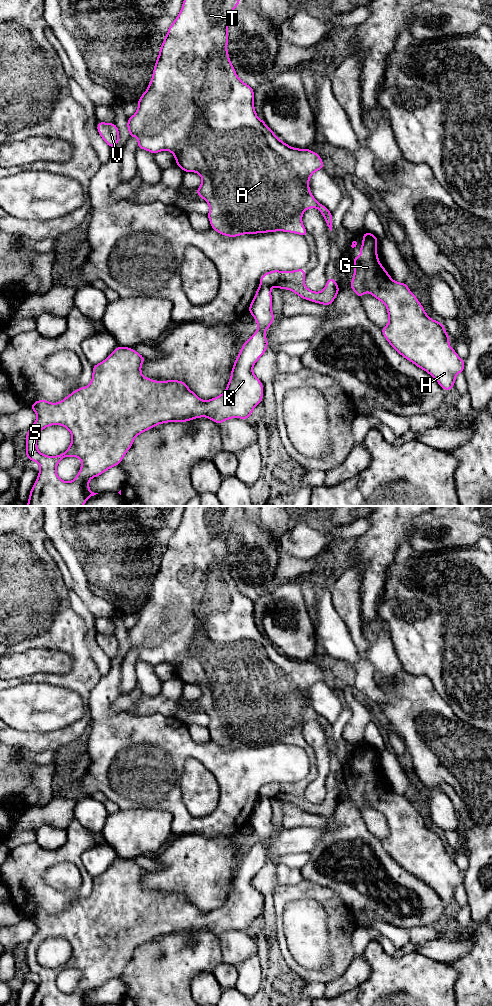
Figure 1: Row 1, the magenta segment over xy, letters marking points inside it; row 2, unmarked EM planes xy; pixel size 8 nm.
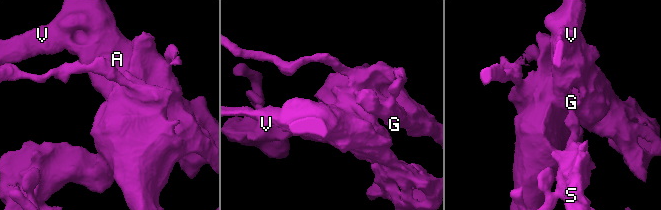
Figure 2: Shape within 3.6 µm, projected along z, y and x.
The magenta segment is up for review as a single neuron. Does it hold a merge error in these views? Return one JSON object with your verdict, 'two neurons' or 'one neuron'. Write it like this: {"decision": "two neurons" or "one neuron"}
{"decision": "two neurons"}

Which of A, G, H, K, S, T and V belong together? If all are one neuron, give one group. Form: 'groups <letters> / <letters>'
groups A T V / G H K S

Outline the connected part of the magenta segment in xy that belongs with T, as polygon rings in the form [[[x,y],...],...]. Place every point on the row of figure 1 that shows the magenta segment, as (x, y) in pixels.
[[[184,0],[182,9],[174,22],[168,29],[167,35],[161,45],[158,58],[153,69],[152,79],[147,90],[137,101],[138,108],[136,113],[128,118],[127,128],[130,137],[137,137],[137,147],[151,152],[153,155],[159,151],[168,150],[174,156],[176,164],[184,172],[196,172],[202,178],[202,183],[197,189],[197,195],[203,198],[209,205],[210,210],[208,219],[211,227],[222,235],[237,237],[243,234],[256,234],[275,231],[291,232],[307,236],[307,231],[302,223],[302,215],[309,208],[318,208],[322,213],[327,226],[332,230],[332,214],[322,204],[320,204],[310,193],[309,179],[311,175],[320,169],[324,164],[321,157],[314,151],[293,148],[281,141],[273,131],[265,124],[262,119],[257,117],[254,108],[254,89],[245,84],[237,77],[236,71],[230,62],[227,51],[228,44],[228,25],[233,10],[238,6],[240,0]]]

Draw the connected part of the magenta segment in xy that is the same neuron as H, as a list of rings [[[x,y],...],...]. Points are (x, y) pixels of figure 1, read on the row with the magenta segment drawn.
[[[370,232],[363,233],[362,237],[363,246],[358,249],[361,255],[353,258],[352,290],[359,299],[368,292],[386,305],[389,322],[381,329],[385,339],[400,355],[429,373],[446,392],[449,391],[455,385],[457,374],[464,372],[465,361],[450,347],[450,337],[442,322],[428,317],[407,284],[394,281],[381,265],[377,255],[378,238]]]

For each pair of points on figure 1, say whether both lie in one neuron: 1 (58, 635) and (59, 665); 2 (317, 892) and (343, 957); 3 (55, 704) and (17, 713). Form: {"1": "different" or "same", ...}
{"1": "different", "2": "same", "3": "same"}

